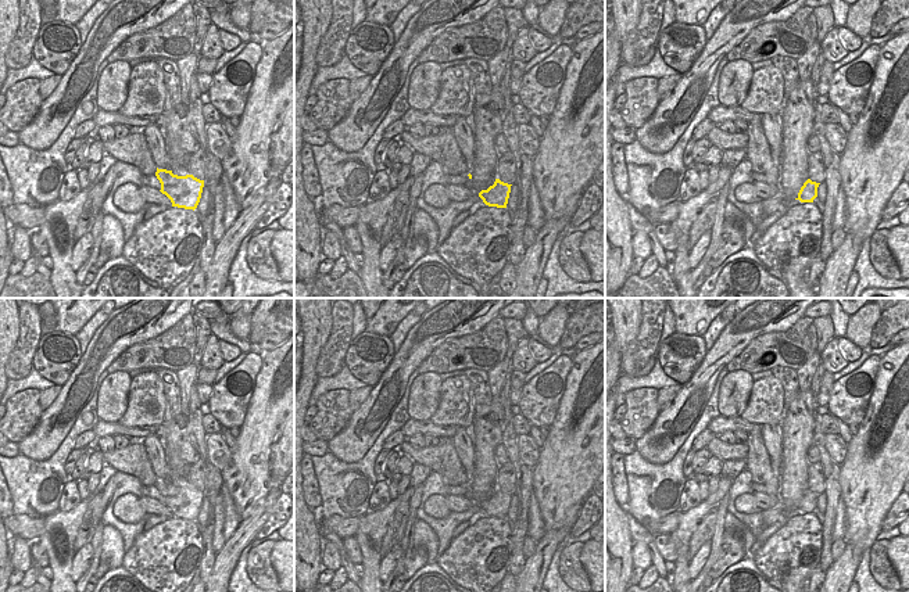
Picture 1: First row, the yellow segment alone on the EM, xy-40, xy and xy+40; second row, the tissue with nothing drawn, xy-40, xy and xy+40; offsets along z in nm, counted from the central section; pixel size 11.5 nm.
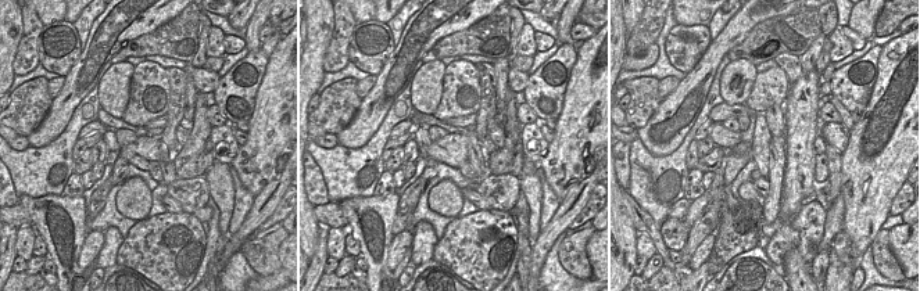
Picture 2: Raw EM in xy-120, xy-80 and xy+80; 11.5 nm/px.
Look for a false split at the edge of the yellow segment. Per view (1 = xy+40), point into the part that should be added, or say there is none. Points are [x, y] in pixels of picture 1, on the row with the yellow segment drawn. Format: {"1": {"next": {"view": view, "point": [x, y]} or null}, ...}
{"1": {"next": null}}

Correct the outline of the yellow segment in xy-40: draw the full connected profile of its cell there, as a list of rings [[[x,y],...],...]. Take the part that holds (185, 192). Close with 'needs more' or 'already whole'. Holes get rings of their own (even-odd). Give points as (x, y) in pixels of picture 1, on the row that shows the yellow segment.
[[[157,168],[154,175],[142,176],[142,184],[158,189],[171,200],[172,207],[194,211],[201,198],[204,180],[193,175],[178,176],[172,171]]]; needs more

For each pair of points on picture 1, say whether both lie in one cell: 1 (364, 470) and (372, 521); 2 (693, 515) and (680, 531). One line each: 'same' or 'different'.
1: different
2: same

